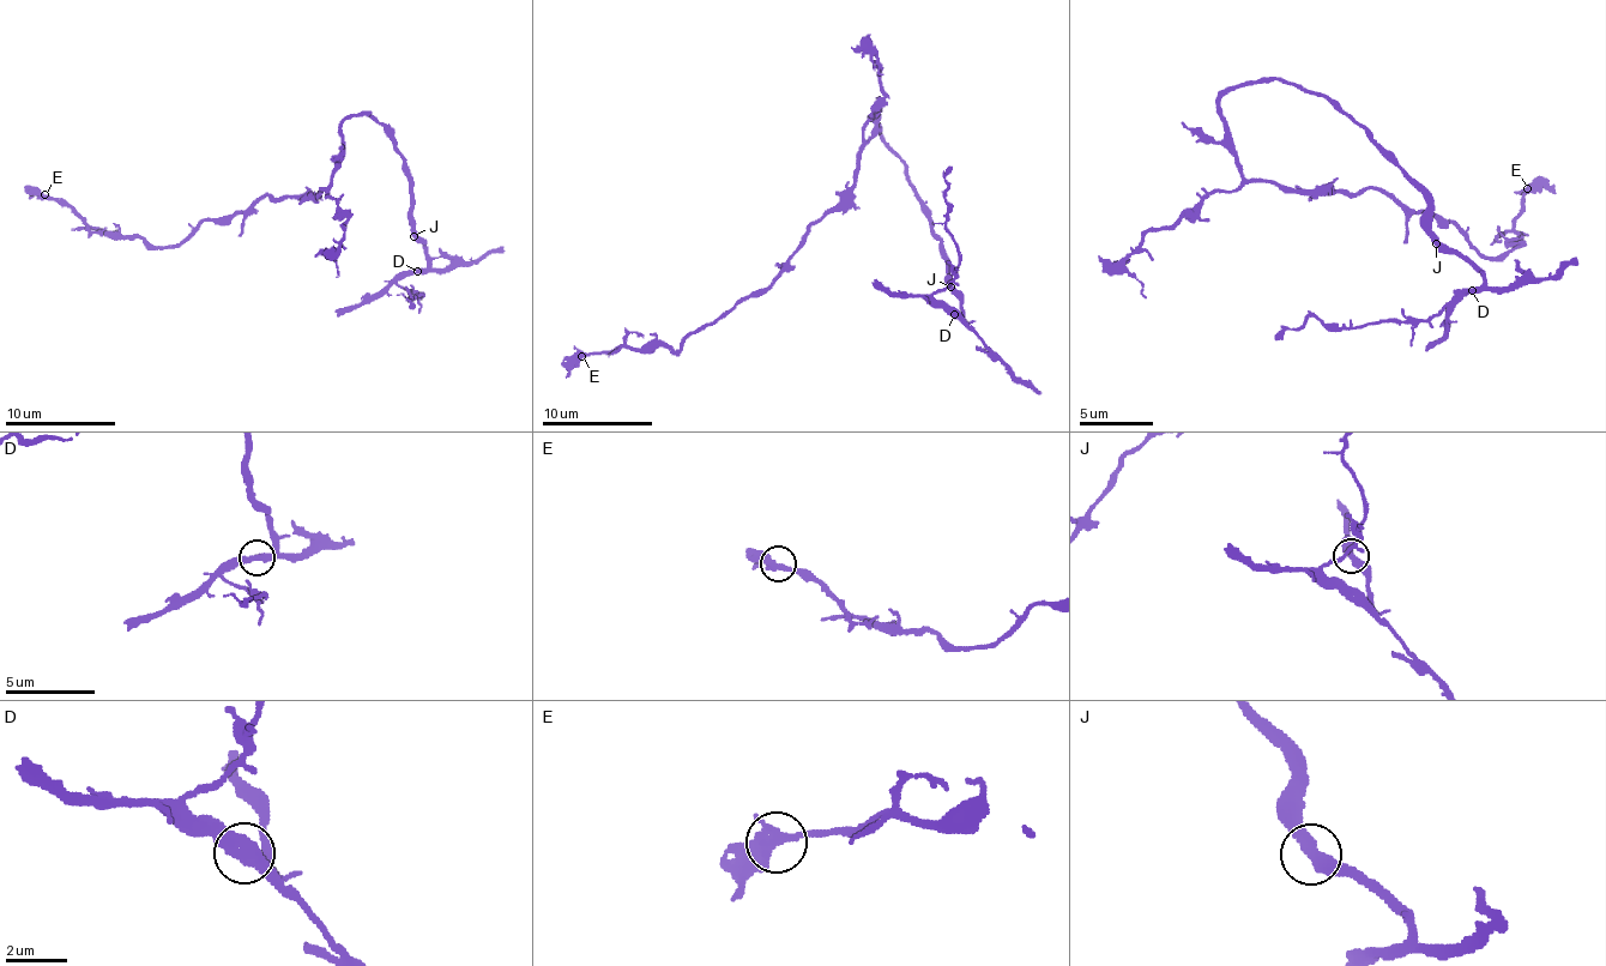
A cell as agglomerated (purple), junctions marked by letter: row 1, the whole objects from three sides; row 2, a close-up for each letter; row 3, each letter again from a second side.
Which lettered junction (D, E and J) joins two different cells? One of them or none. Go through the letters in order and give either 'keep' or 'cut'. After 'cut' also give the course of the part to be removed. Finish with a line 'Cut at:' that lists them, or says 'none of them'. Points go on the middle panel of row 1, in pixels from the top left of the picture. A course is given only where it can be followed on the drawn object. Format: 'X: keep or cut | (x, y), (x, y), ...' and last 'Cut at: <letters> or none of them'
D: keep
E: keep
J: keep
Cut at: none of them

